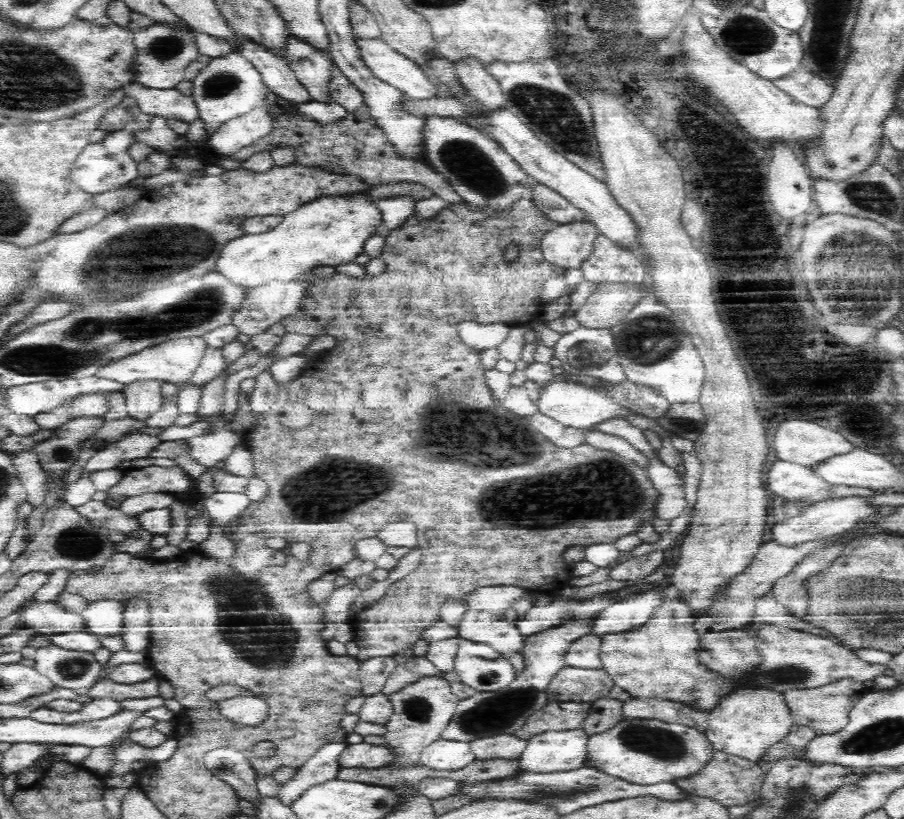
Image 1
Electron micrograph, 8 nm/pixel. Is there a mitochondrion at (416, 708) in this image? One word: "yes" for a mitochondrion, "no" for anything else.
yes

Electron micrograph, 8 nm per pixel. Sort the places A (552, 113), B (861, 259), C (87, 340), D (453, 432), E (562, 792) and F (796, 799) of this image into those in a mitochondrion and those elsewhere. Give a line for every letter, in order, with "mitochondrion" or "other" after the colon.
A: mitochondrion
B: mitochondrion
C: mitochondrion
D: mitochondrion
E: mitochondrion
F: mitochondrion

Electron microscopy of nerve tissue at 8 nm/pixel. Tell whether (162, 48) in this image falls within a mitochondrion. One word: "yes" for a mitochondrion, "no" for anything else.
yes

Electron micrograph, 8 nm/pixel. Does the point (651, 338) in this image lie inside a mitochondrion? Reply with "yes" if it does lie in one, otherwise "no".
yes

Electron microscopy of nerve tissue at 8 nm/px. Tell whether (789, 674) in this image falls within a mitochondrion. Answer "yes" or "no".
yes

